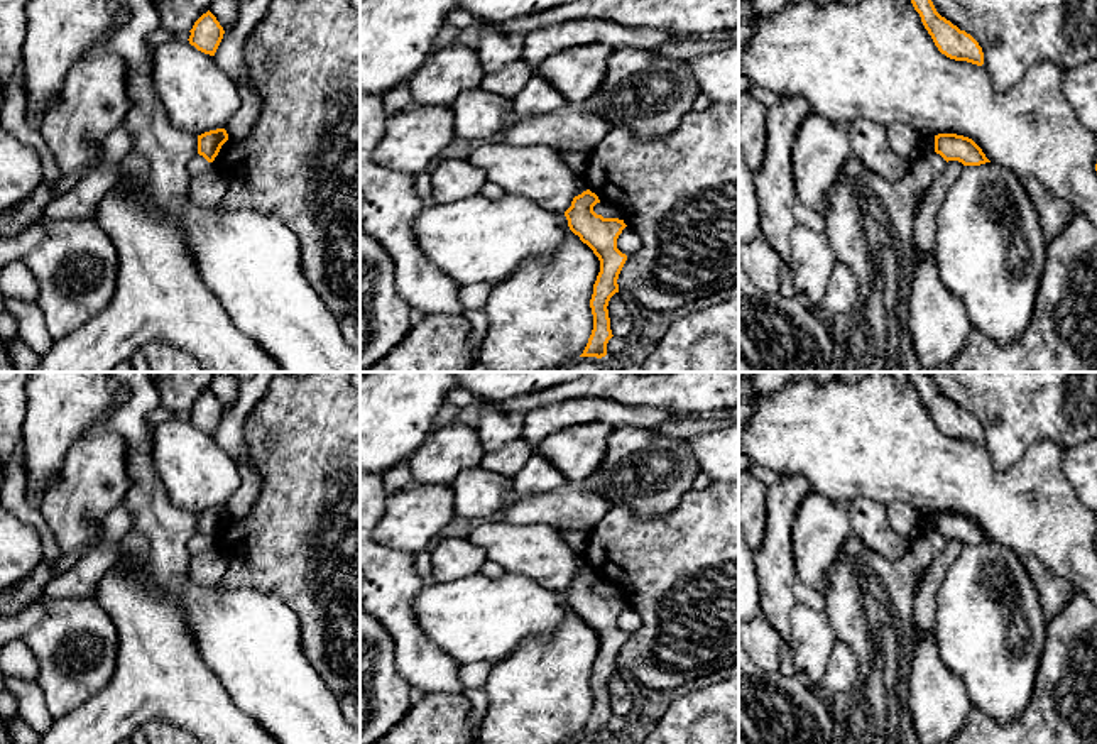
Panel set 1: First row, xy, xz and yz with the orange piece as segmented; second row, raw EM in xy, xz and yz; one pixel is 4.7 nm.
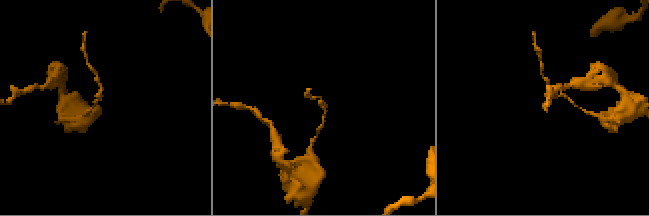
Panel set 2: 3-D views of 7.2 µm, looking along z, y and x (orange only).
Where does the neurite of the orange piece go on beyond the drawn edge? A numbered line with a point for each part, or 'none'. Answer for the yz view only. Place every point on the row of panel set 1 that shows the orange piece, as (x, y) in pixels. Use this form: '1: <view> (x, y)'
none

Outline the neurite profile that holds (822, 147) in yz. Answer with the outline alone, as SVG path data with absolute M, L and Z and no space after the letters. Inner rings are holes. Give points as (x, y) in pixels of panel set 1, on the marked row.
M811 112L793 145L793 183L798 201L823 216L828 210L827 194L850 156L849 129Z

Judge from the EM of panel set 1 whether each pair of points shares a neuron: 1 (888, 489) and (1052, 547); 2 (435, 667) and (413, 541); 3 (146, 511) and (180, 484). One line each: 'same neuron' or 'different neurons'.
1: same neuron
2: different neurons
3: different neurons

